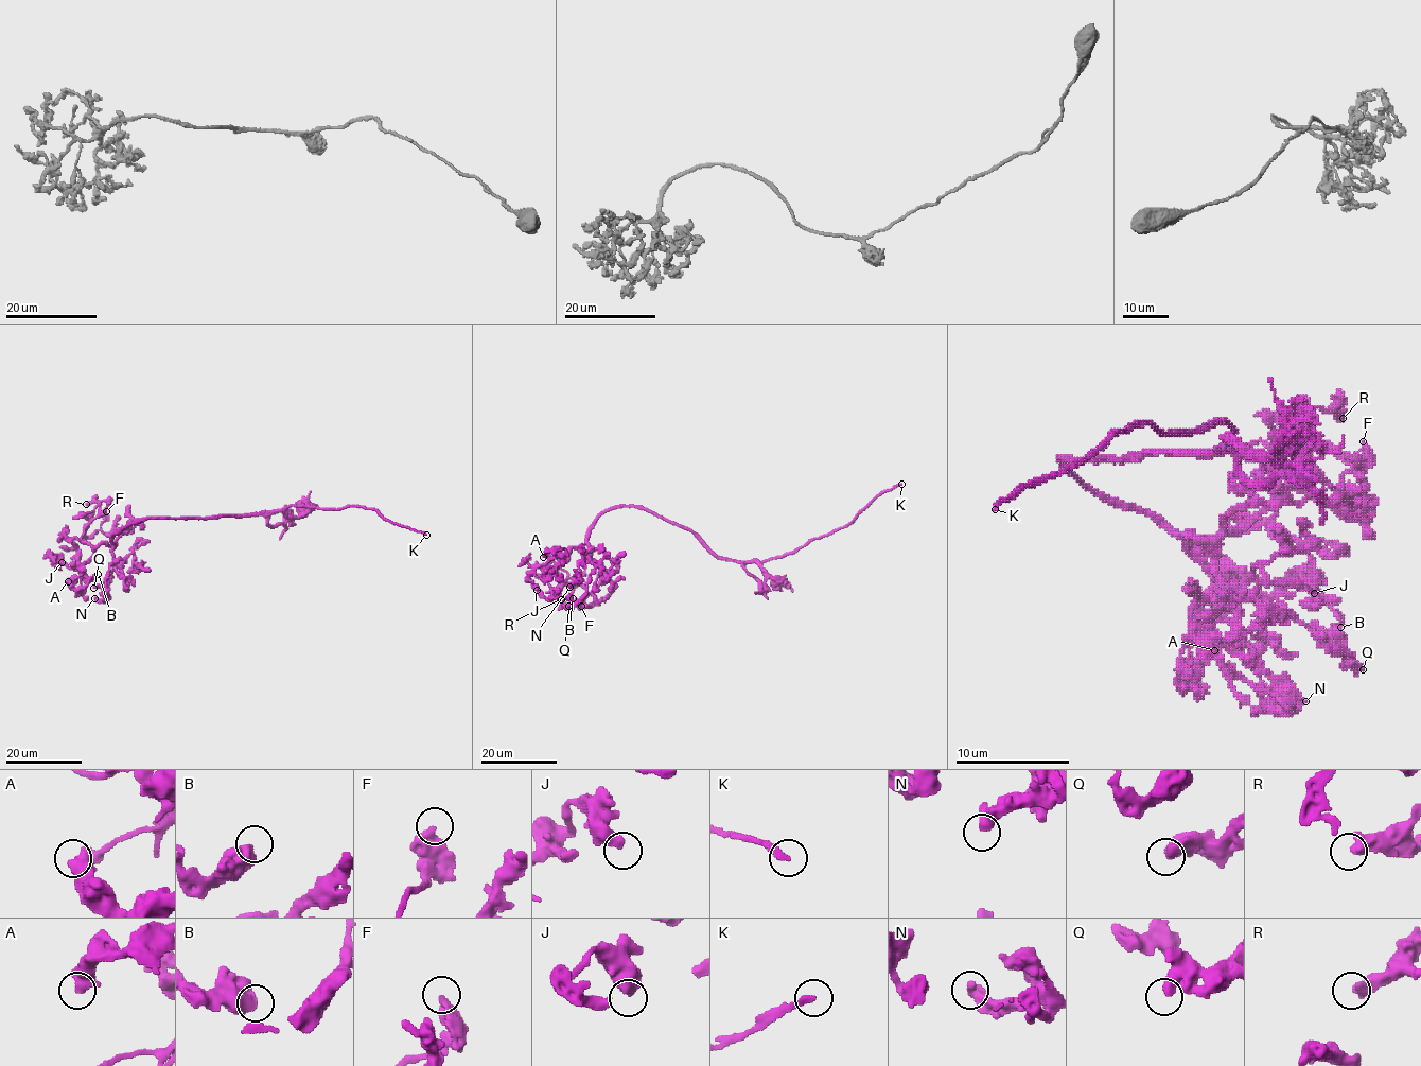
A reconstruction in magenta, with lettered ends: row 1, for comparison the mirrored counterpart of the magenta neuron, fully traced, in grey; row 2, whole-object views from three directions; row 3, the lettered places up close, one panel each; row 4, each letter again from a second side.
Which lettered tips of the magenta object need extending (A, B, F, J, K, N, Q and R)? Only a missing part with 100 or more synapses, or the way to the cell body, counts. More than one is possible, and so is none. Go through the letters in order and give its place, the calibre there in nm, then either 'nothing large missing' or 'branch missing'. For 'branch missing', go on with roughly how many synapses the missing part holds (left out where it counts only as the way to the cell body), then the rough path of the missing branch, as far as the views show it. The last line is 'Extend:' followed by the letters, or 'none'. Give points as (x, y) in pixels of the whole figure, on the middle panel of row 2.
A: at (543, 557); 650 nm thick; nothing large missing
B: at (573, 598); 650 nm thick; nothing large missing
F: at (581, 606); 440 nm thick; nothing large missing
J: at (537, 590); 500 nm thick; nothing large missing
K: at (901, 484); 260 nm thick; branch missing
N: at (569, 587); 480 nm thick; nothing large missing
Q: at (568, 606); 440 nm thick; nothing large missing
R: at (561, 599); 440 nm thick; nothing large missing
Extend: K

